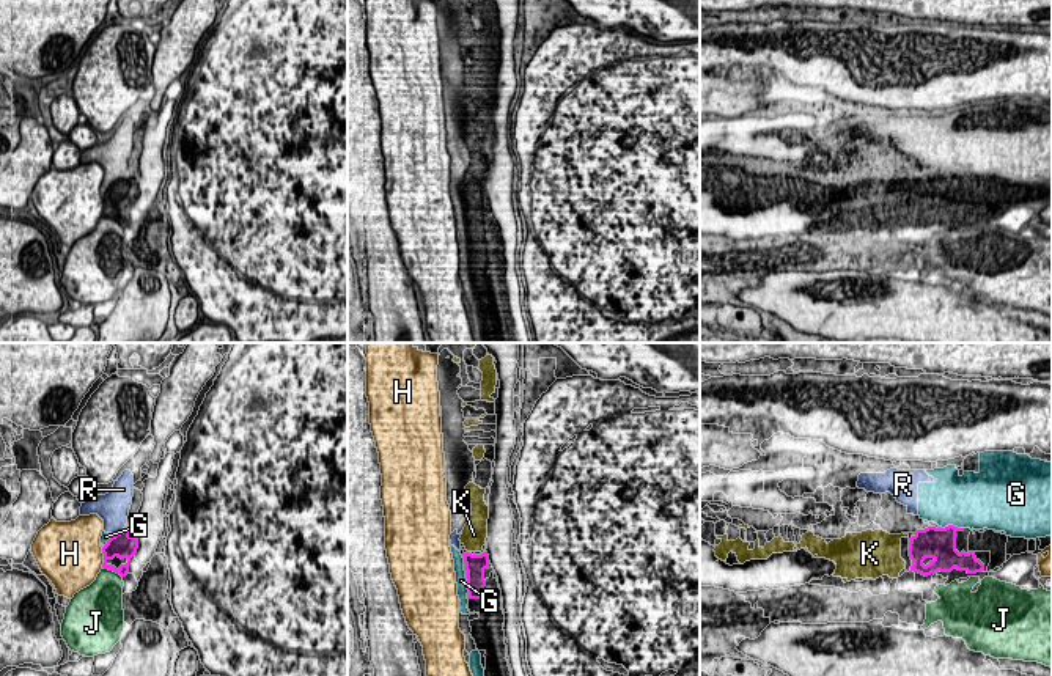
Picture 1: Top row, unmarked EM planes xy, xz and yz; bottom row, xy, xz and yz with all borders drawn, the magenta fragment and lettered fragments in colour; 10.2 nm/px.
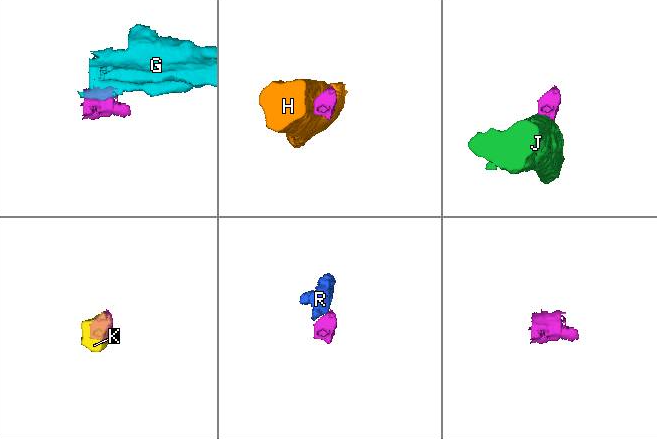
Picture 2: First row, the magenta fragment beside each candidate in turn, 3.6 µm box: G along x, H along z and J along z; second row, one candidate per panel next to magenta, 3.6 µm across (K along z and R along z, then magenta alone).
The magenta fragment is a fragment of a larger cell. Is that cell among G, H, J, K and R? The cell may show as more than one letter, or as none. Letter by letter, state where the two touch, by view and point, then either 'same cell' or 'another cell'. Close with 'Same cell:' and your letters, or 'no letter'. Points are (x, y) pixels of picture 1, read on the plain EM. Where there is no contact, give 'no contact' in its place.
G: contact yz (952, 173); another cell
H: contact xy (104, 205); another cell
J: contact xy (112, 217); another cell
K: contact xy (128, 183); same cell
R: contact xy (120, 180); another cell
Same cell: K

